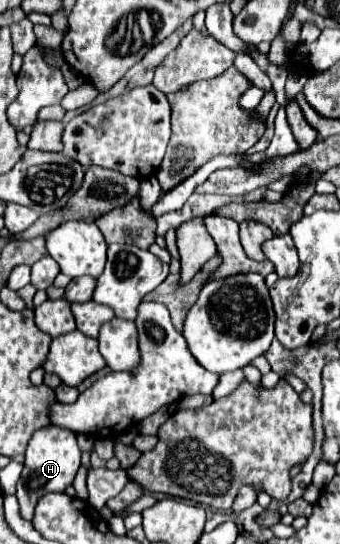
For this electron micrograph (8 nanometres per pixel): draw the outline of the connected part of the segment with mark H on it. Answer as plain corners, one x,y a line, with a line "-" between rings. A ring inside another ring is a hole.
46,425
38,431
34,431
28,449
26,449
26,461
24,469
18,481
18,505
20,505
20,517
30,521
34,515
36,501
44,493
54,493
54,491
64,491
68,485
72,485
72,479
80,467
80,449
76,443
76,433
58,425

